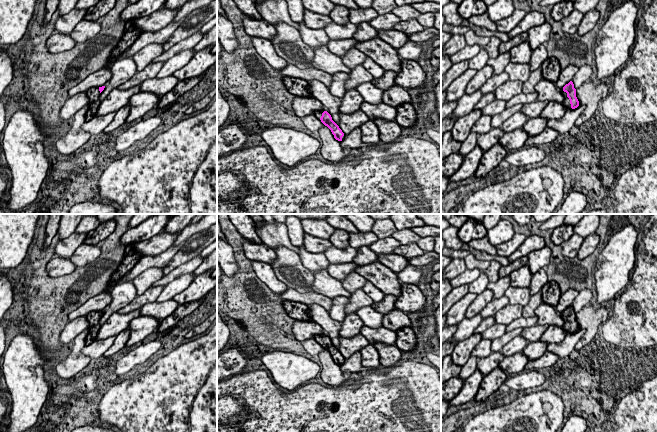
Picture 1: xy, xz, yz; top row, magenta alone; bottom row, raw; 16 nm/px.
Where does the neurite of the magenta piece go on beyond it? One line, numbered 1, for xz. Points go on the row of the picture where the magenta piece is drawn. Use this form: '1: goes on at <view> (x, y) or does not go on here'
1: goes on at xz (318, 114)

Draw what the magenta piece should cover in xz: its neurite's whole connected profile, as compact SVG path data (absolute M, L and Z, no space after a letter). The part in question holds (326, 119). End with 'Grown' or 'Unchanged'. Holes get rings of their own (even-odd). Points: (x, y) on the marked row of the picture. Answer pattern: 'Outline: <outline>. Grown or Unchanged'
Outline: M315 111L314 116L320 119L321 122L331 130L336 140L342 141L344 133L339 128L339 126L332 120L331 115L327 111Z. Grown

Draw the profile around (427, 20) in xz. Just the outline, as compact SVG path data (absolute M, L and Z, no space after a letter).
M422 13L416 20L425 28L433 28L435 16L434 13Z

